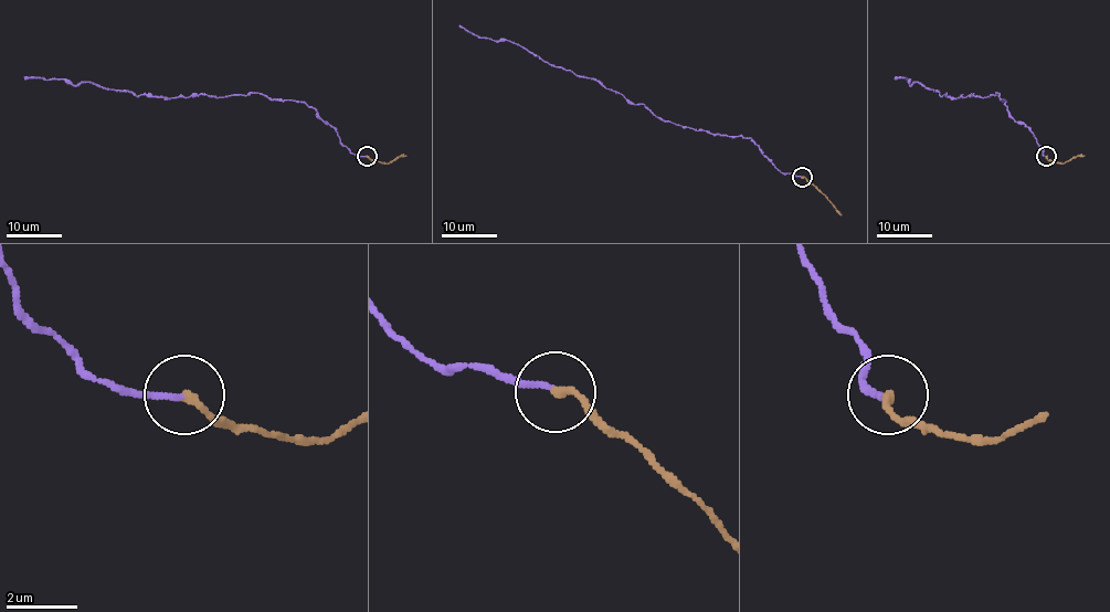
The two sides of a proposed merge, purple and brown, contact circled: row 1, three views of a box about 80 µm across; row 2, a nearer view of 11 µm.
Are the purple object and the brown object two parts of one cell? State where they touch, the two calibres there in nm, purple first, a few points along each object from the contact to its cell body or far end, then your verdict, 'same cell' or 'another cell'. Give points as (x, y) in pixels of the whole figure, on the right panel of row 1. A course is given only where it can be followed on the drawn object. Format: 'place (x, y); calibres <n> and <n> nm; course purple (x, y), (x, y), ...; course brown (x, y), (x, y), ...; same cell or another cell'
place (1046, 156); calibres 150 and 240 nm; course purple (1046, 156), (1031, 129), (1018, 124), (998, 93), (958, 98), (918, 82), (909, 84), (909, 78), (894, 78); course brown (1046, 156), (1057, 162), (1084, 156); same cell

